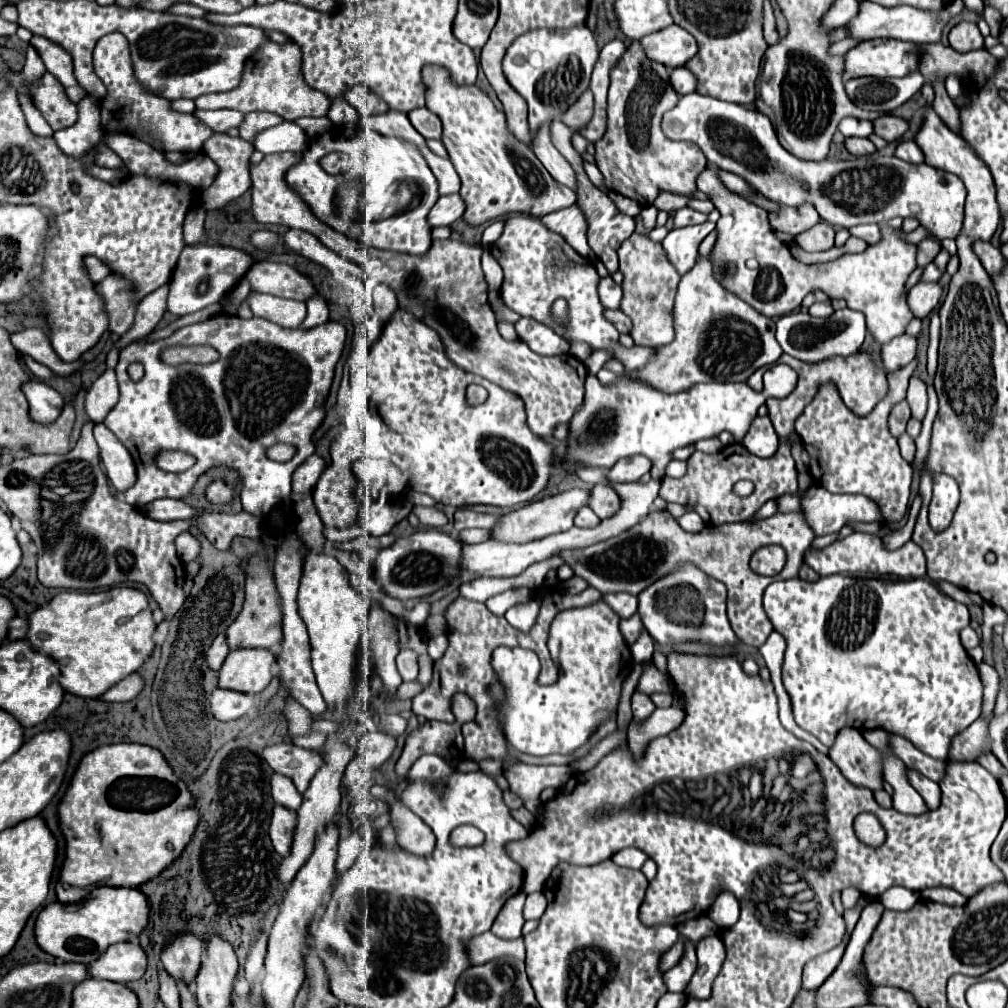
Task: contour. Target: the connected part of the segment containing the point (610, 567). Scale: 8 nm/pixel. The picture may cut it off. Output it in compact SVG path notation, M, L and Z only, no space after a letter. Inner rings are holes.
M802 511L792 513L776 513L768 519L746 521L746 523L724 523L718 527L704 527L702 533L684 531L670 513L650 513L638 525L620 533L618 537L610 537L586 549L574 549L574 553L560 553L566 563L574 569L576 575L584 577L588 585L596 587L602 593L642 593L650 583L678 571L682 565L692 563L702 569L708 577L718 579L728 589L728 619L738 635L738 639L746 645L760 647L768 633L774 629L770 619L762 609L762 593L764 589L782 579L798 577L802 567L804 551L816 539L812 527L808 525ZM764 545L782 545L788 553L786 567L782 573L774 577L762 577L754 573L748 565L754 551ZM600 557L600 567L598 567Z

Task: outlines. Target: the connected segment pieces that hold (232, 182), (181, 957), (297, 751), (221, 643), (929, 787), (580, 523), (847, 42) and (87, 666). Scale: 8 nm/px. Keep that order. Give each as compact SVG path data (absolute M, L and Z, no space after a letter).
M216 133L206 141L204 153L218 165L218 175L214 183L202 193L202 207L206 211L220 211L234 199L238 199L244 191L250 187L250 155L254 153L254 147L248 141L242 141L242 137L230 137L226 133Z
M182 935L174 939L166 953L162 953L162 965L170 977L174 977L178 983L192 985L196 981L196 975L200 971L200 959L202 959L202 941L198 937Z
M288 743L266 747L264 759L276 773L288 775L300 793L308 789L312 777L324 765L324 759L318 751L308 751L296 745L288 745Z
M220 633L212 641L212 645L210 645L208 653L206 653L206 661L208 661L210 669L220 669L222 667L222 661L226 659L226 655L228 655L228 641L226 641L226 635Z
M911 769L907 770L907 775L910 777L912 787L914 787L914 789L920 793L920 797L924 799L926 807L928 807L928 809L936 809L936 807L940 805L941 800L941 790L938 783L931 781Z
M590 507L580 509L578 511L578 517L574 519L574 525L576 527L596 527L598 523L600 523L600 519L598 519L598 515Z
M846 37L846 39L842 39L842 41L836 41L834 43L834 49L830 49L834 55L846 55L854 45L858 43L858 39L854 41L852 37Z
M112 587L108 591L64 591L56 595L46 607L36 609L28 617L28 633L26 641L36 645L36 649L44 651L46 655L54 655L58 659L62 677L60 683L68 693L80 697L102 697L110 687L118 681L128 677L130 673L138 671L144 661L152 655L156 643L154 633L158 625L152 619L152 607L144 591L136 587Z

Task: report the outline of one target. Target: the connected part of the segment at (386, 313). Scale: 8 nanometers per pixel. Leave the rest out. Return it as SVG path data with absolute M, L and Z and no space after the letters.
M384 283L374 289L374 309L376 309L376 313L380 315L382 321L386 317L390 317L390 313L394 313L394 309L398 309L396 293Z

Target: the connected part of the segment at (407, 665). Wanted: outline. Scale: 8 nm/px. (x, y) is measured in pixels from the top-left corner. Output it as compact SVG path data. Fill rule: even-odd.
M402 649L396 657L398 673L404 681L414 681L418 677L418 653L412 649Z

